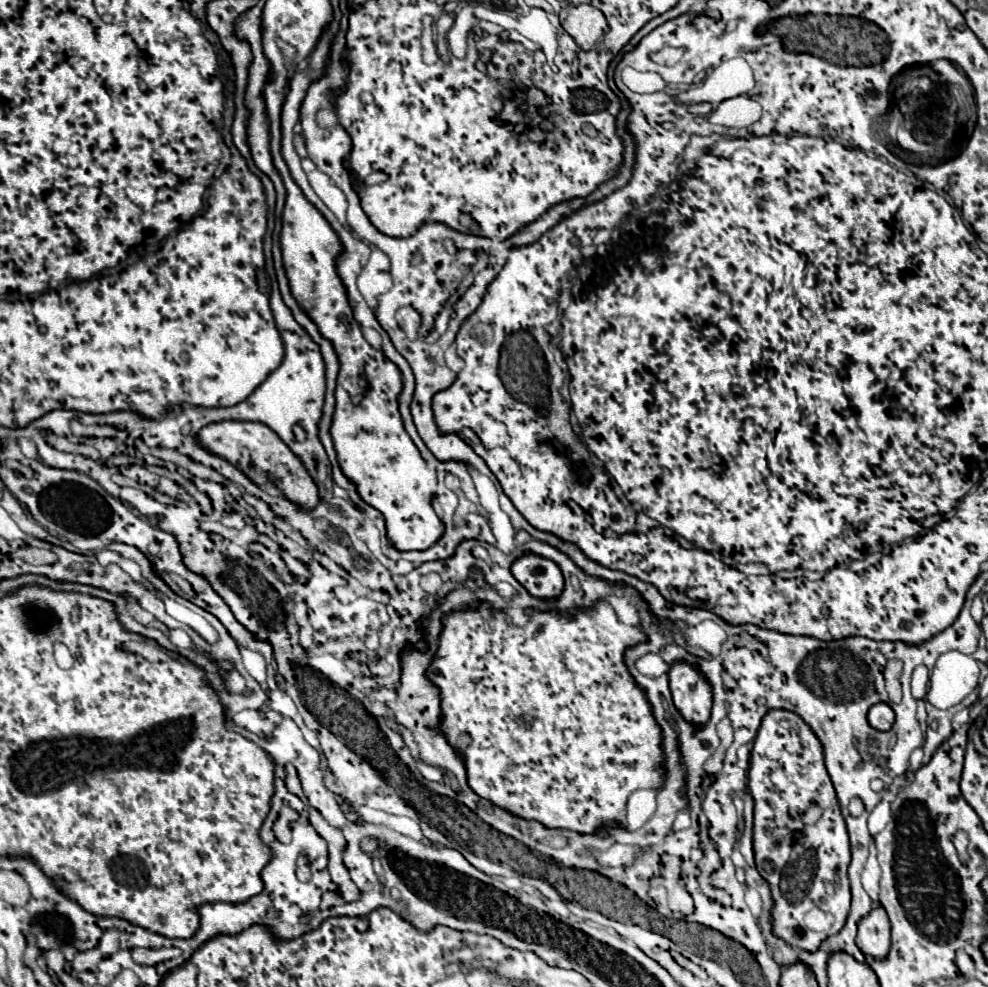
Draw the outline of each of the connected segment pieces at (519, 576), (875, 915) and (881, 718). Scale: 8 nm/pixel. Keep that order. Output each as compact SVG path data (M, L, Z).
M534 552L516 558L512 574L536 598L552 598L564 588L564 576L558 564Z
M882 906L872 908L858 922L856 944L860 950L872 958L884 958L890 950L890 920Z
M878 702L868 712L868 722L876 730L890 730L894 722L894 710L886 702Z

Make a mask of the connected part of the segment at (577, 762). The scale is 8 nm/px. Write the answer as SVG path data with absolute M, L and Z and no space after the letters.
M602 598L598 600L594 606L590 608L578 608L576 614L564 614L560 610L534 610L534 608L524 608L526 616L528 616L528 624L526 626L514 626L510 622L510 618L504 614L504 610L494 610L490 602L478 602L478 606L470 606L470 608L464 608L464 610L454 610L454 612L448 612L442 616L442 632L440 632L440 638L438 638L438 650L436 650L436 656L432 658L432 662L428 664L428 670L426 670L426 676L428 680L438 688L440 692L440 724L438 724L438 730L440 734L446 738L446 742L456 750L456 754L464 760L464 766L466 766L466 780L468 780L468 786L478 794L482 796L484 800L492 802L494 806L500 806L502 810L510 812L512 816L516 818L526 818L526 820L536 820L540 822L544 828L566 828L566 830L572 830L576 834L598 834L602 828L626 828L626 804L628 804L628 796L638 790L638 788L646 788L646 790L660 790L664 786L664 774L666 774L666 768L664 768L664 750L662 750L662 728L660 724L656 722L654 718L654 712L652 712L652 704L648 702L646 698L646 692L636 684L634 676L628 672L626 668L626 662L624 662L624 652L640 642L648 642L648 636L644 634L644 630L640 626L630 626L630 624L624 624L618 620L612 604Z

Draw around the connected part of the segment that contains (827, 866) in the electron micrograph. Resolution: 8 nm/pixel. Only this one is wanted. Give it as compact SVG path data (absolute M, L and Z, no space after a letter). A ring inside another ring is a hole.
M770 710L758 730L758 736L750 754L750 770L748 770L748 788L754 798L754 856L756 868L766 878L774 898L772 910L772 930L776 936L786 940L792 946L802 950L816 950L820 942L842 930L848 910L850 910L850 844L846 822L840 812L840 804L832 786L832 780L824 766L824 748L818 736L810 730L810 726L788 710ZM790 718L798 724L800 732L784 730L778 720ZM810 806L820 806L822 816L816 824L804 824L802 816Z

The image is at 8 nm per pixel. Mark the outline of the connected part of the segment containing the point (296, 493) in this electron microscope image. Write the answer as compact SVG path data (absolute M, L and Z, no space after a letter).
M230 420L230 422L216 422L216 424L204 426L198 434L200 434L200 444L204 448L212 450L214 454L220 454L230 464L234 464L240 470L244 470L256 484L266 480L262 476L262 472L266 472L268 478L276 480L280 492L288 500L300 502L300 506L304 506L306 510L312 510L314 506L320 504L318 486L312 480L312 476L308 474L308 470L302 464L302 460L266 424L260 424L260 422L234 422L234 420Z

